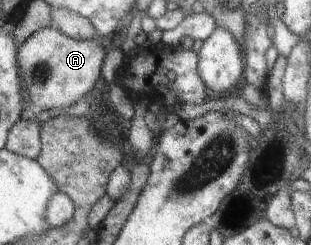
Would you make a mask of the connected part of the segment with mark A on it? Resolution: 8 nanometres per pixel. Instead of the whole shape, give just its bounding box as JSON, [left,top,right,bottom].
[20,27,106,110]

